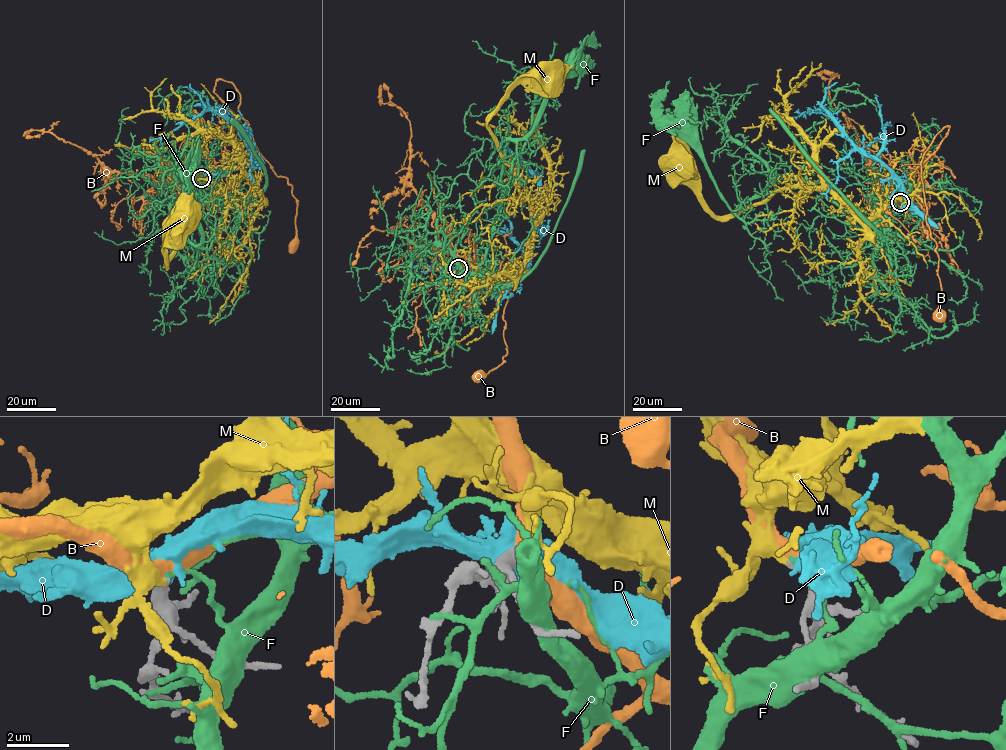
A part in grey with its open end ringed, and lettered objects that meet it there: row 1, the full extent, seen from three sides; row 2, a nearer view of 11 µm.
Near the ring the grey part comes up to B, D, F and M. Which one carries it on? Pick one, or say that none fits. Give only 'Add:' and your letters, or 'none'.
Add: M

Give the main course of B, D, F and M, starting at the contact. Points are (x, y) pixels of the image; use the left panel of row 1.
B: (201, 178), (224, 164), (237, 123), (214, 91), (221, 79), (292, 186), (293, 246)
D: (201, 178), (250, 163), (249, 132), (239, 131), (228, 120), (207, 111), (149, 142)
F: (201, 177), (208, 199), (231, 199), (203, 194), (192, 203), (186, 231), (198, 245), (182, 185), (193, 138)
M: (201, 178), (212, 168), (242, 170), (258, 188), (240, 178), (202, 205), (165, 267), (163, 241), (180, 226)

